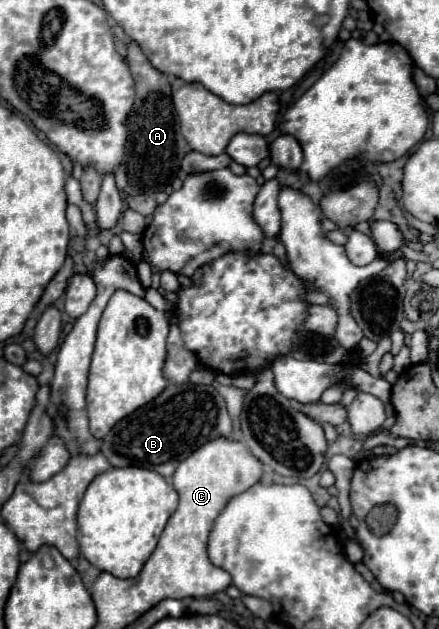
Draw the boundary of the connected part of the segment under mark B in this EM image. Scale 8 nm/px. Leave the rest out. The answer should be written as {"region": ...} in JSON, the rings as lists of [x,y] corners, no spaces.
{"region":[[[168,385],[154,401],[136,409],[132,415],[124,417],[114,429],[104,437],[104,455],[112,467],[144,467],[154,469],[162,477],[170,479],[180,461],[190,457],[204,443],[230,437],[232,419],[226,411],[224,397],[212,385]]]}

